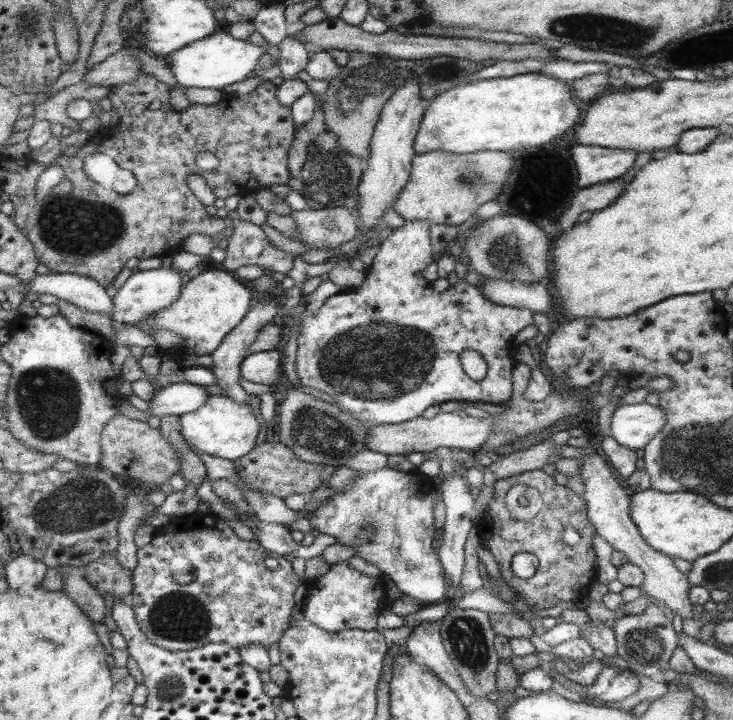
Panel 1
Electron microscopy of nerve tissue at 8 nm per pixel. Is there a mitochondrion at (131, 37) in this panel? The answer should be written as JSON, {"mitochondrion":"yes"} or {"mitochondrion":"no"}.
{"mitochondrion":"no"}

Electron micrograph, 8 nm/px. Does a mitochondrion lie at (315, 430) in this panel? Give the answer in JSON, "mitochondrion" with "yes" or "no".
{"mitochondrion":"yes"}

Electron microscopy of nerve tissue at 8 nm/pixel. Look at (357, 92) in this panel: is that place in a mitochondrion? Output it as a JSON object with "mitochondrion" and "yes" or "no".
{"mitochondrion":"yes"}

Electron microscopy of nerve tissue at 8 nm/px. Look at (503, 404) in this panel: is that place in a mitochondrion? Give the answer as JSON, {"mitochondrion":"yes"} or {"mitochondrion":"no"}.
{"mitochondrion":"no"}

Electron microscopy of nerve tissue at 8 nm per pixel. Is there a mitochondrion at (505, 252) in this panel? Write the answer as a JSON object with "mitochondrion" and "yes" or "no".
{"mitochondrion":"yes"}

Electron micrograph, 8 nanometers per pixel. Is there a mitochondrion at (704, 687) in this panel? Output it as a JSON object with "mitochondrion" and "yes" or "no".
{"mitochondrion":"no"}

